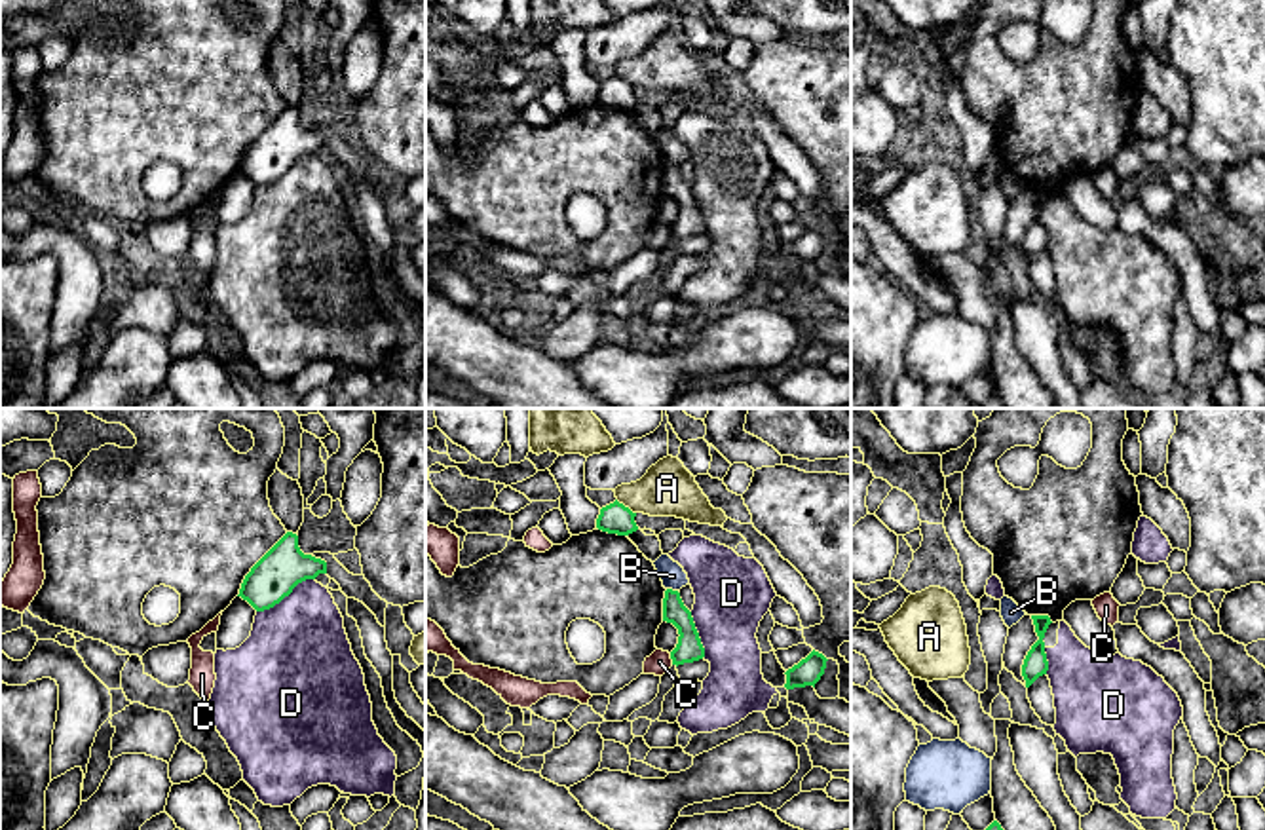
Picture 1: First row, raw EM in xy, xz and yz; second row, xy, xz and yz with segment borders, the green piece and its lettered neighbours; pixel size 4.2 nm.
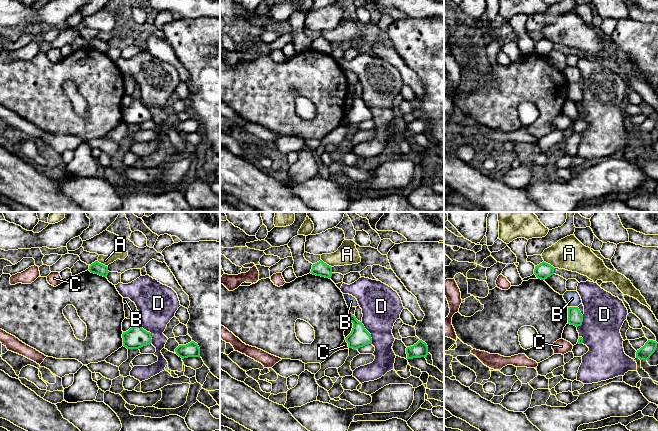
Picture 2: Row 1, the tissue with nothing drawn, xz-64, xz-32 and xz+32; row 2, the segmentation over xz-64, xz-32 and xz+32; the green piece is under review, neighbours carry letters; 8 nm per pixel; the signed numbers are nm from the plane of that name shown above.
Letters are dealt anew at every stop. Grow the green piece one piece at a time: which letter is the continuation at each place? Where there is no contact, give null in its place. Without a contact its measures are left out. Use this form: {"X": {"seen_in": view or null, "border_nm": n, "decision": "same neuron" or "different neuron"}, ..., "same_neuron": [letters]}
{"A": {"seen_in": "xz", "border_nm": 110, "decision": "different neuron"}, "B": {"seen_in": "xz", "border_nm": 50, "decision": "different neuron"}, "C": {"seen_in": "xz", "border_nm": 50, "decision": "different neuron"}, "D": {"seen_in": "xy", "border_nm": 280, "decision": "different neuron"}, "same_neuron": []}

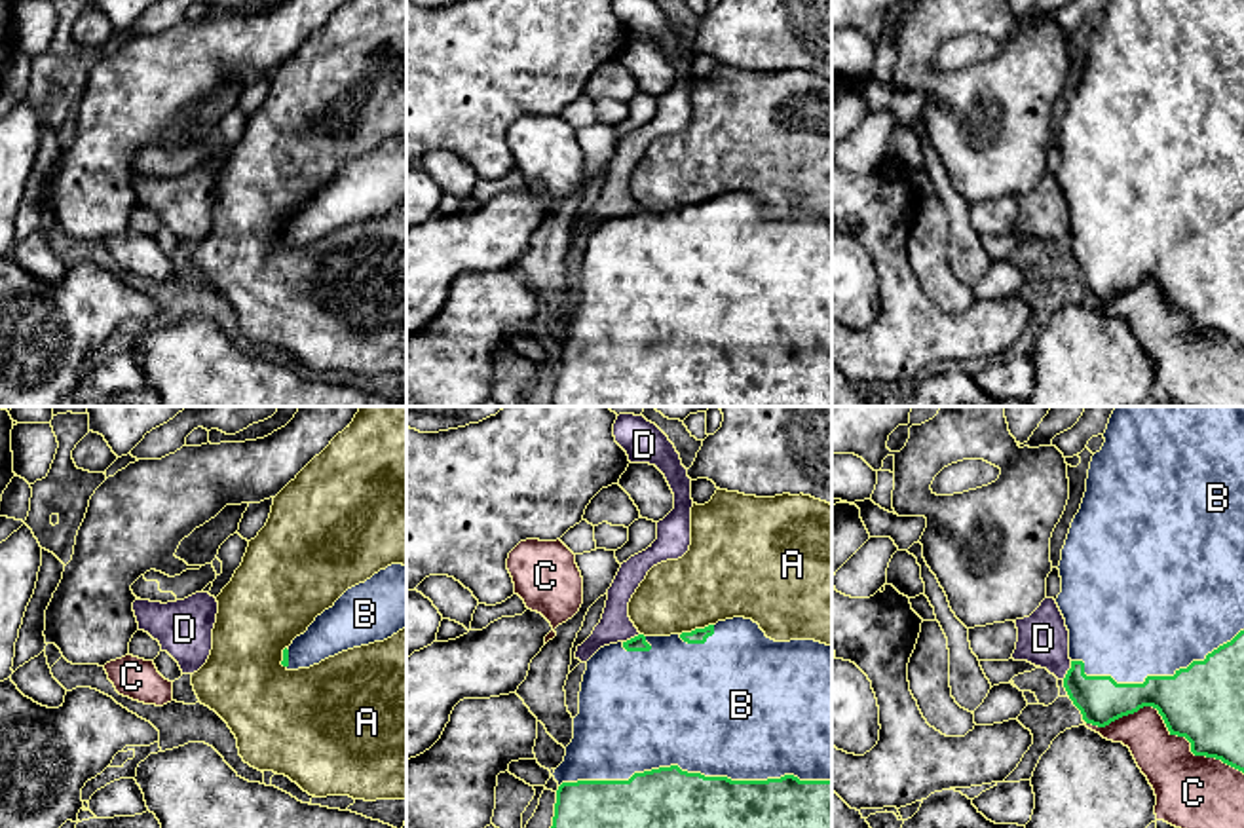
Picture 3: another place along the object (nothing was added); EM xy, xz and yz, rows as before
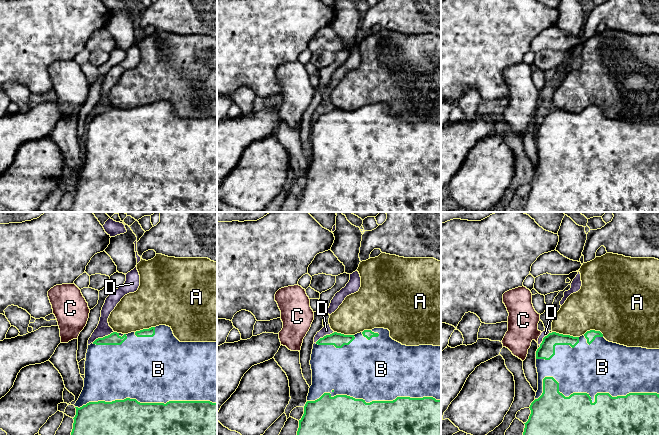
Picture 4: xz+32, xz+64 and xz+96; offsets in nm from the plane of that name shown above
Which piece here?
{"A": {"seen_in": "xz", "border_nm": 150, "decision": "different neuron"}, "B": {"seen_in": "xz", "border_nm": 1150, "decision": "same neuron"}, "C": {"seen_in": "yz", "border_nm": 700, "decision": "different neuron"}, "D": {"seen_in": "yz", "border_nm": 90, "decision": "different neuron"}, "same_neuron": ["B"]}

